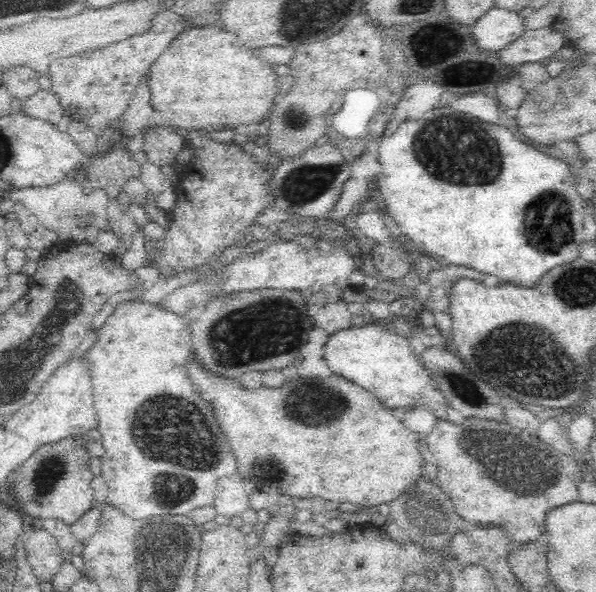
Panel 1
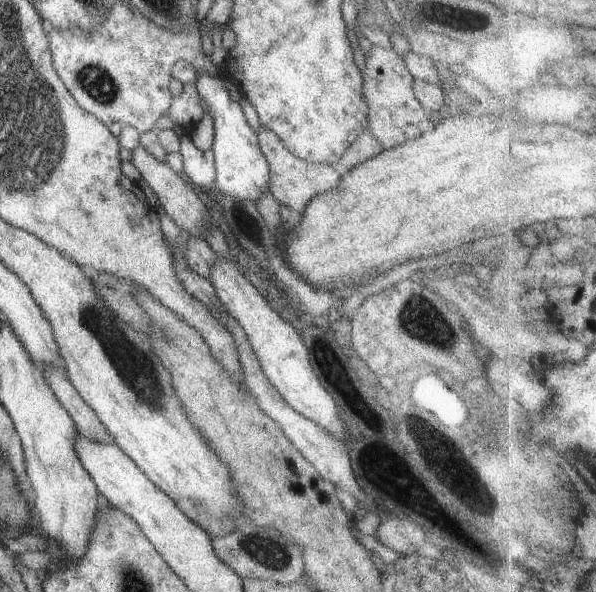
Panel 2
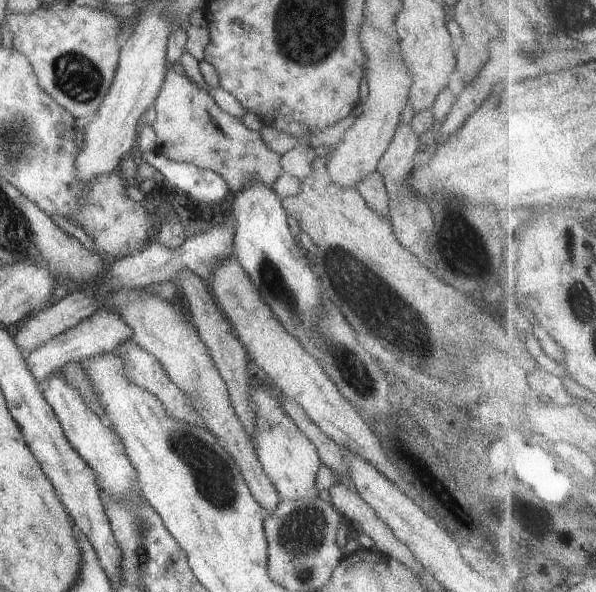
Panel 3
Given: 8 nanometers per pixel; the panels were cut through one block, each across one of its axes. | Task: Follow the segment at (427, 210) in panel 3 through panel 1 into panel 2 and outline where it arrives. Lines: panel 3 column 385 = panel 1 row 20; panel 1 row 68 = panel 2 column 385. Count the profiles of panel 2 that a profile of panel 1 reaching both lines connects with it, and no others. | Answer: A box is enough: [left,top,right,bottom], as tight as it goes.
[362,45,430,150]

